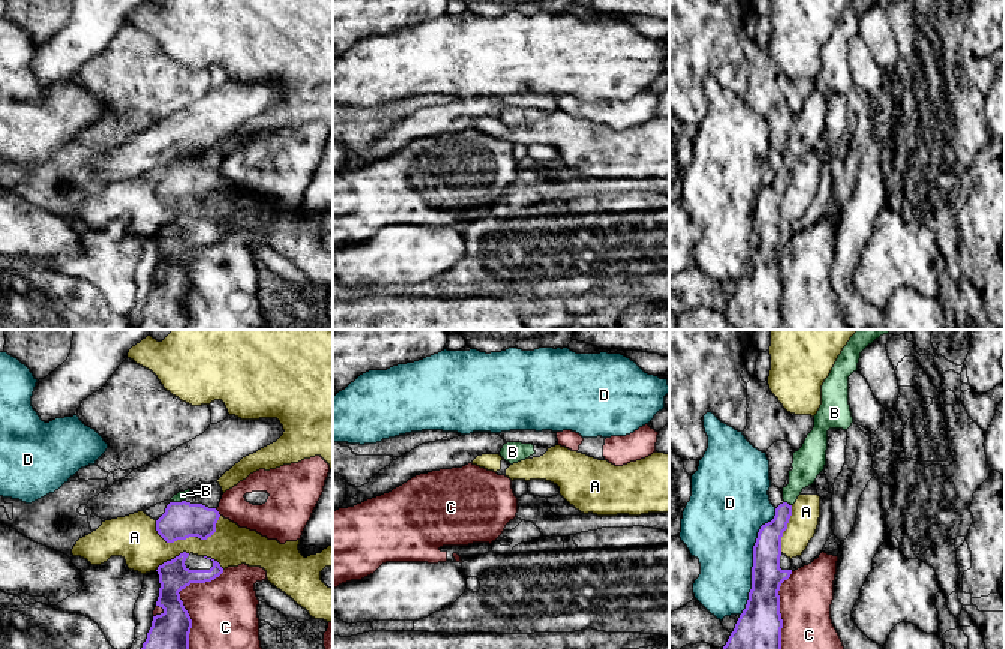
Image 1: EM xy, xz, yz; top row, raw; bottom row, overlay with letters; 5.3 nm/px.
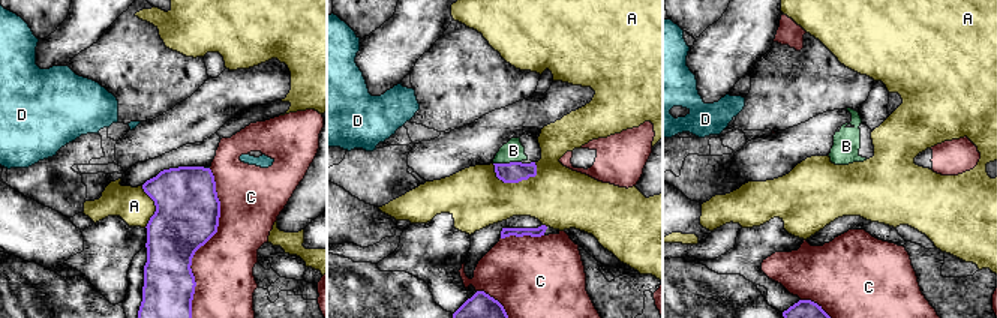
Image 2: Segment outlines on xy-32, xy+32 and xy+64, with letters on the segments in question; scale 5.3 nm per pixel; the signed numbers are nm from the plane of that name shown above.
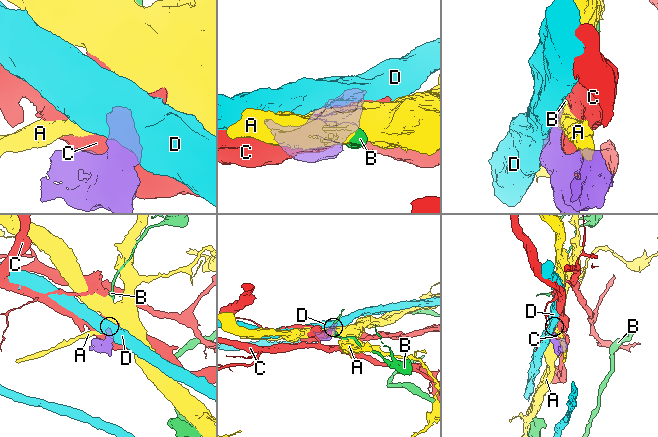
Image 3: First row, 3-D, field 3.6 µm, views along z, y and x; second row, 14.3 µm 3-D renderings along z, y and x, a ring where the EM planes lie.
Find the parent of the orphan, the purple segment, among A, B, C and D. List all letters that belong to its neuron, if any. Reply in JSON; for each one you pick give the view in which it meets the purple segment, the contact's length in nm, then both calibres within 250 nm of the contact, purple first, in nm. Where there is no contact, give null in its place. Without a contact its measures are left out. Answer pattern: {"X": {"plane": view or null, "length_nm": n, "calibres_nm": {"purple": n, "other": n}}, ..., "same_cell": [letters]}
{"B": {"plane": "xy", "length_nm": 30, "calibres_nm": {"purple": 200, "other": 50}}, "same_cell": ["B"]}

